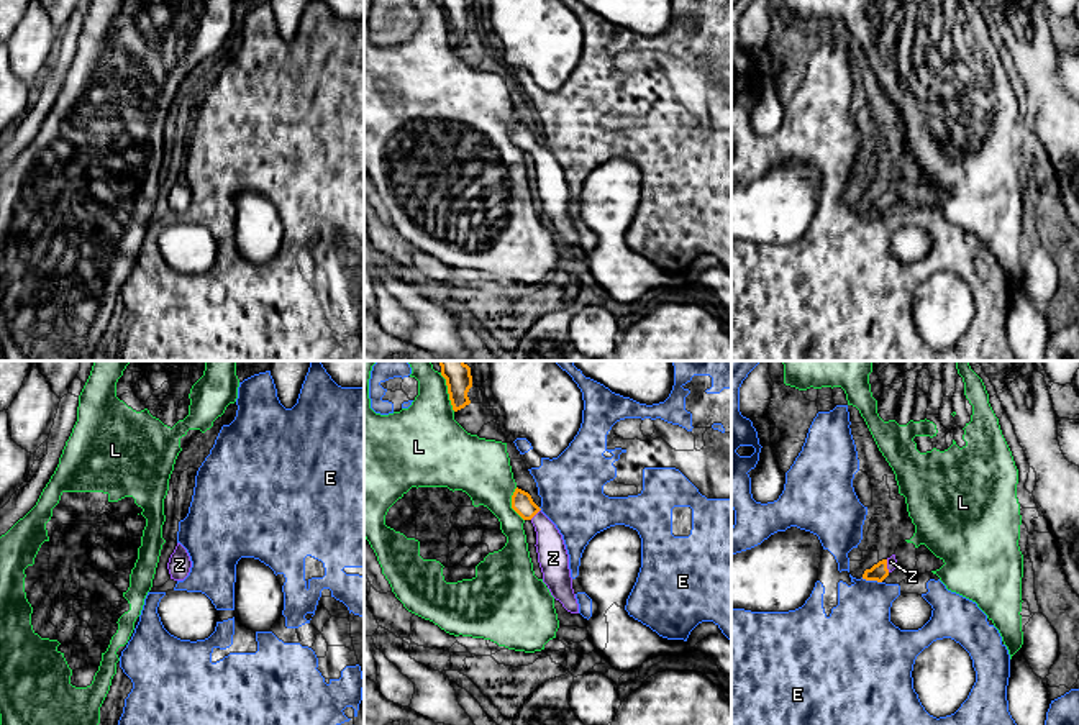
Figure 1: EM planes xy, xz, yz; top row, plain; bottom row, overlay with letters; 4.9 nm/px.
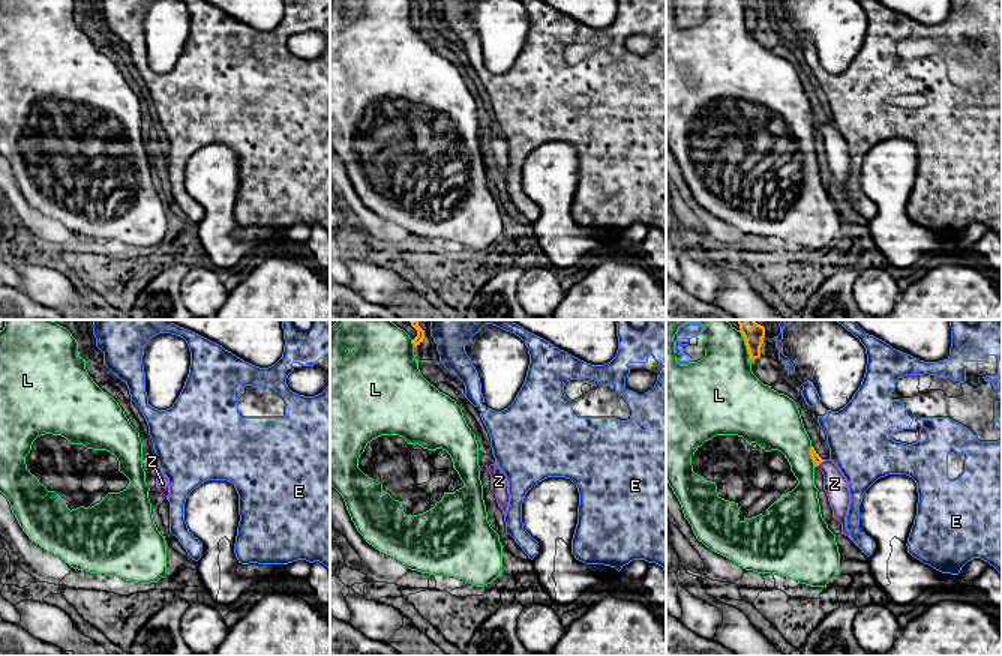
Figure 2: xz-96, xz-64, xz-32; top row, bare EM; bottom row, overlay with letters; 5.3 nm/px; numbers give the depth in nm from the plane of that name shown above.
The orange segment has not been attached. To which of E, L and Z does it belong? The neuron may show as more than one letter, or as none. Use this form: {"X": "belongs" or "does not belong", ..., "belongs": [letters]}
{"E": "does not belong", "L": "does not belong", "Z": "belongs", "belongs": ["Z"]}

